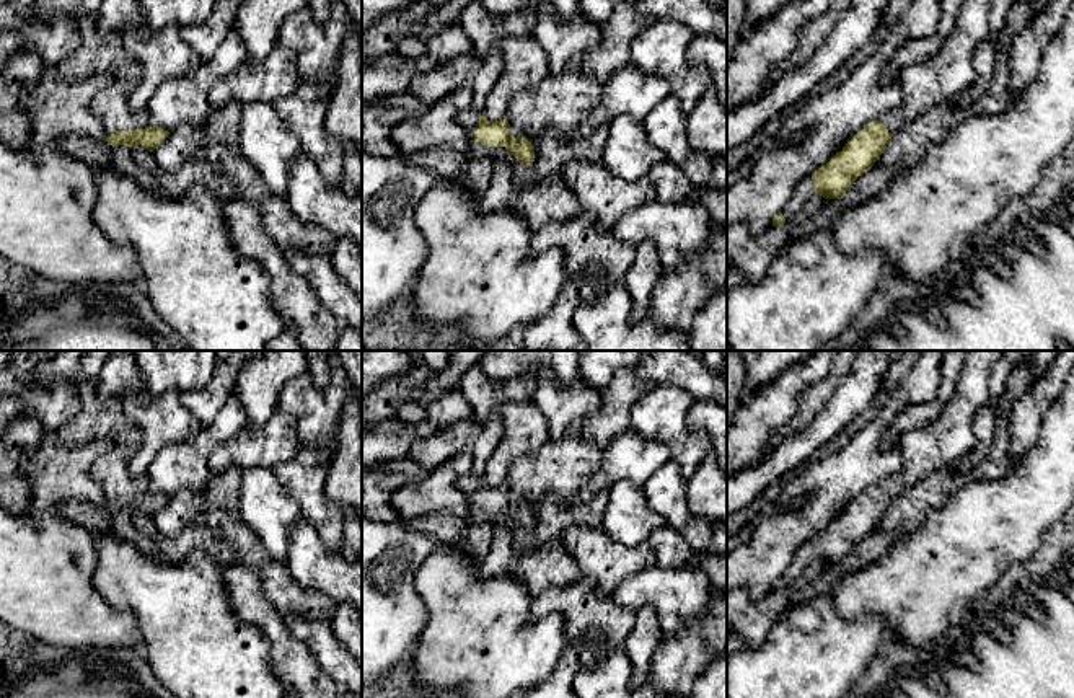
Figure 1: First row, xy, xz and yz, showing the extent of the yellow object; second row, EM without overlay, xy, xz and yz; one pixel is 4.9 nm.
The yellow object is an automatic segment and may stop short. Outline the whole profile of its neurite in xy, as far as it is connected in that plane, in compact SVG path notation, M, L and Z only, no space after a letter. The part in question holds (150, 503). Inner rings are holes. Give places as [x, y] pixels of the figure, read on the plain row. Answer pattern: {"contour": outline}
{"contour": "M112 444L96 457L93 471L109 497L106 502L108 510L127 510L130 514L142 510L153 517L169 501L161 493L150 493L145 476L132 478L129 475L129 458L122 445Z"}

